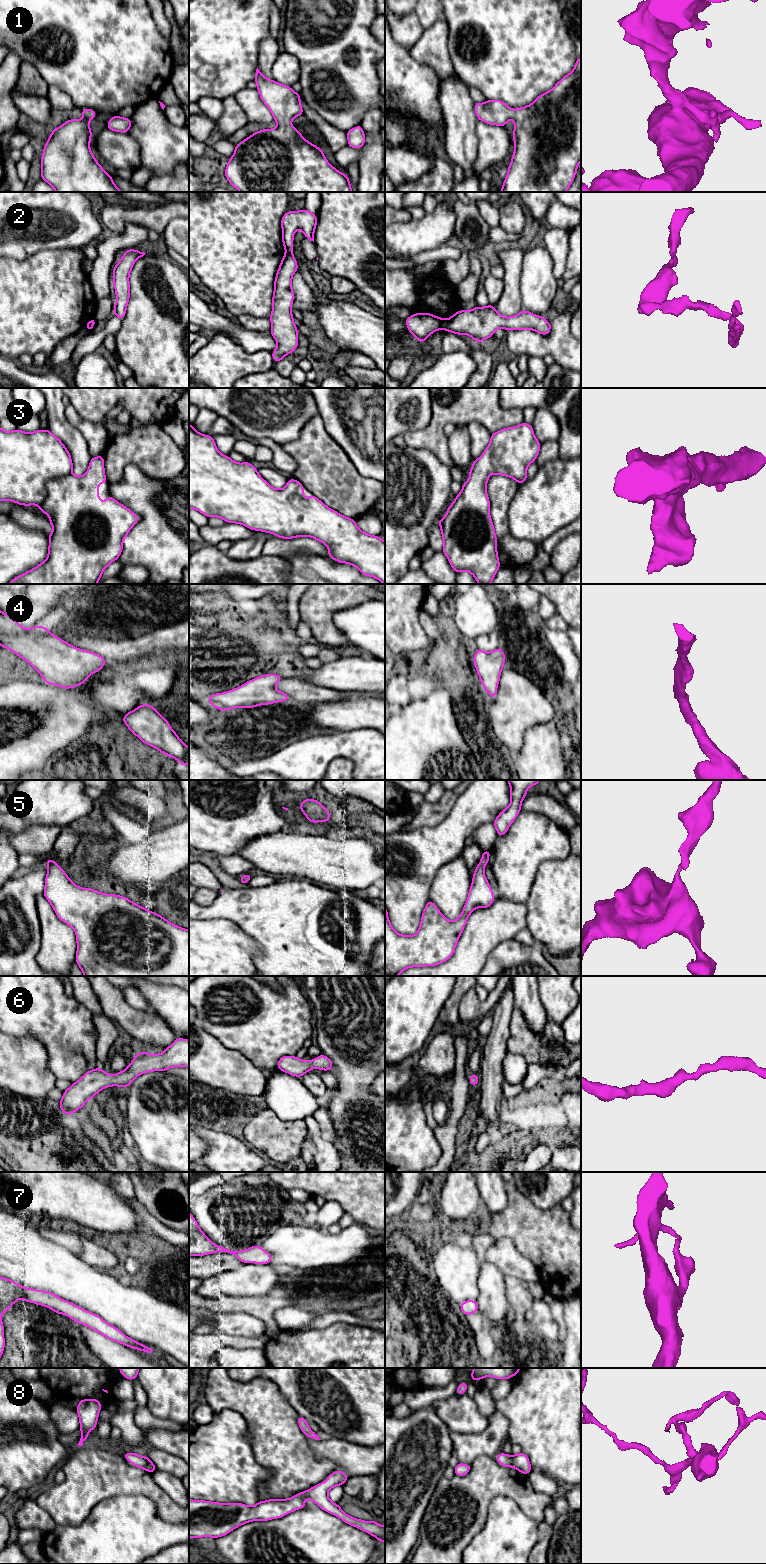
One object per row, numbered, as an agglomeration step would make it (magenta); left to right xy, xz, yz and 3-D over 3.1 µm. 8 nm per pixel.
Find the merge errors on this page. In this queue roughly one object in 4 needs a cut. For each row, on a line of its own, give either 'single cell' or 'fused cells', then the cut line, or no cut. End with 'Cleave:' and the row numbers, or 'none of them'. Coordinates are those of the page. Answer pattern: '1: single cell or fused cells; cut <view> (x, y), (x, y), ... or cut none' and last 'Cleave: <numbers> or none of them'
1: single cell; cut none
2: fused cells; cut yz (446, 320), (443, 327)
3: single cell; cut none
4: single cell; cut none
5: single cell; cut none
6: single cell; cut none
7: single cell; cut none
8: single cell; cut none
Cleave: 2

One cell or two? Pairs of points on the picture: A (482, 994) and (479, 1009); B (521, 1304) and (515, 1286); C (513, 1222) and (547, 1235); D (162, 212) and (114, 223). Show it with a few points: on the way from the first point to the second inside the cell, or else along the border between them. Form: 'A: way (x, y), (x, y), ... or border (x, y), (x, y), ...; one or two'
A: border (474, 987), (476, 996), (481, 1001), (484, 1001); two
B: way (520, 1300), (516, 1290); one
C: way (521, 1222), (539, 1235); one
D: way (150, 215), (126, 215); one

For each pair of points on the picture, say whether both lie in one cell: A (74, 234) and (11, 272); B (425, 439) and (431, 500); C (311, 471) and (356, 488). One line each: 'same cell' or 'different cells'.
A: different cells
B: different cells
C: same cell

